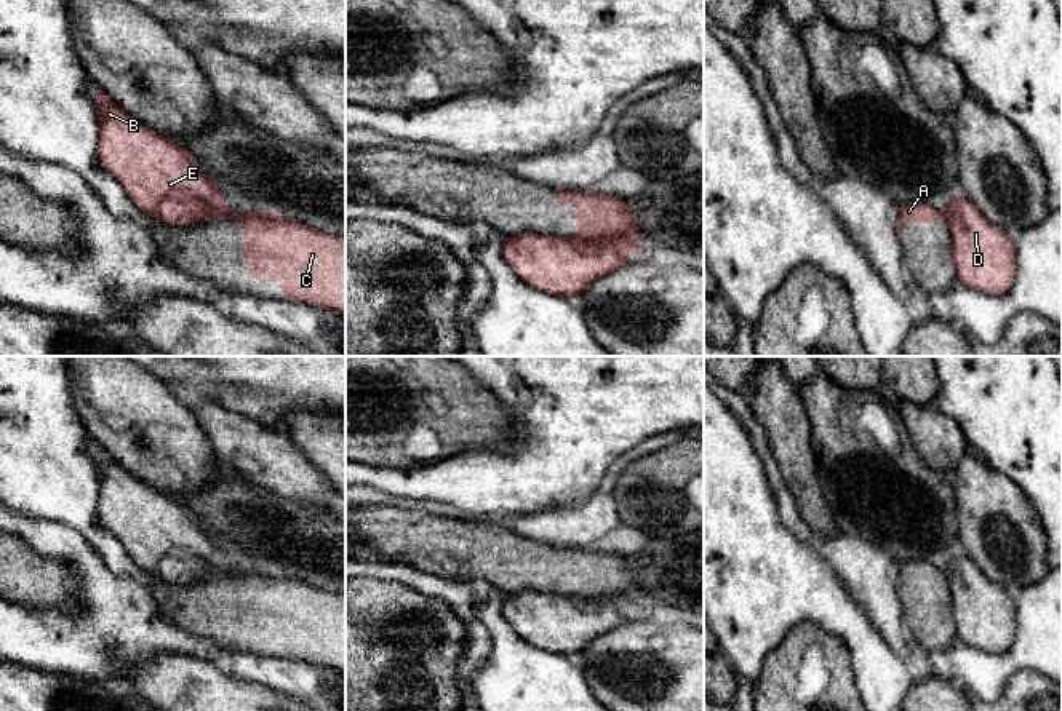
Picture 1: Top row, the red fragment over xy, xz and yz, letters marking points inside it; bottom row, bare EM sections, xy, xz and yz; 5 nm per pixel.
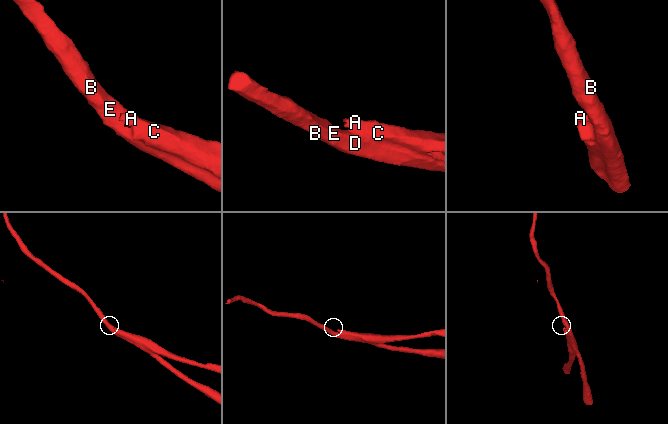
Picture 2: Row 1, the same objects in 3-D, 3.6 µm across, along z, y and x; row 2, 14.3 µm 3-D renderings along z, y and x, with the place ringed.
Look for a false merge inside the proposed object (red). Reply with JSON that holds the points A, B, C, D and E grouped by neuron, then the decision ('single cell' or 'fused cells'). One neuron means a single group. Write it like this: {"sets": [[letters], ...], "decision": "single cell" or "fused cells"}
{"sets": [["A", "C"], ["B", "D", "E"]], "decision": "fused cells"}

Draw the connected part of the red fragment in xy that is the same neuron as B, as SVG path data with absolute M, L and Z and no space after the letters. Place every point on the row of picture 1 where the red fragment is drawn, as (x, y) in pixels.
M98 89L96 105L101 120L99 163L118 179L142 214L174 227L189 227L208 217L234 217L216 181L178 142L149 129Z

